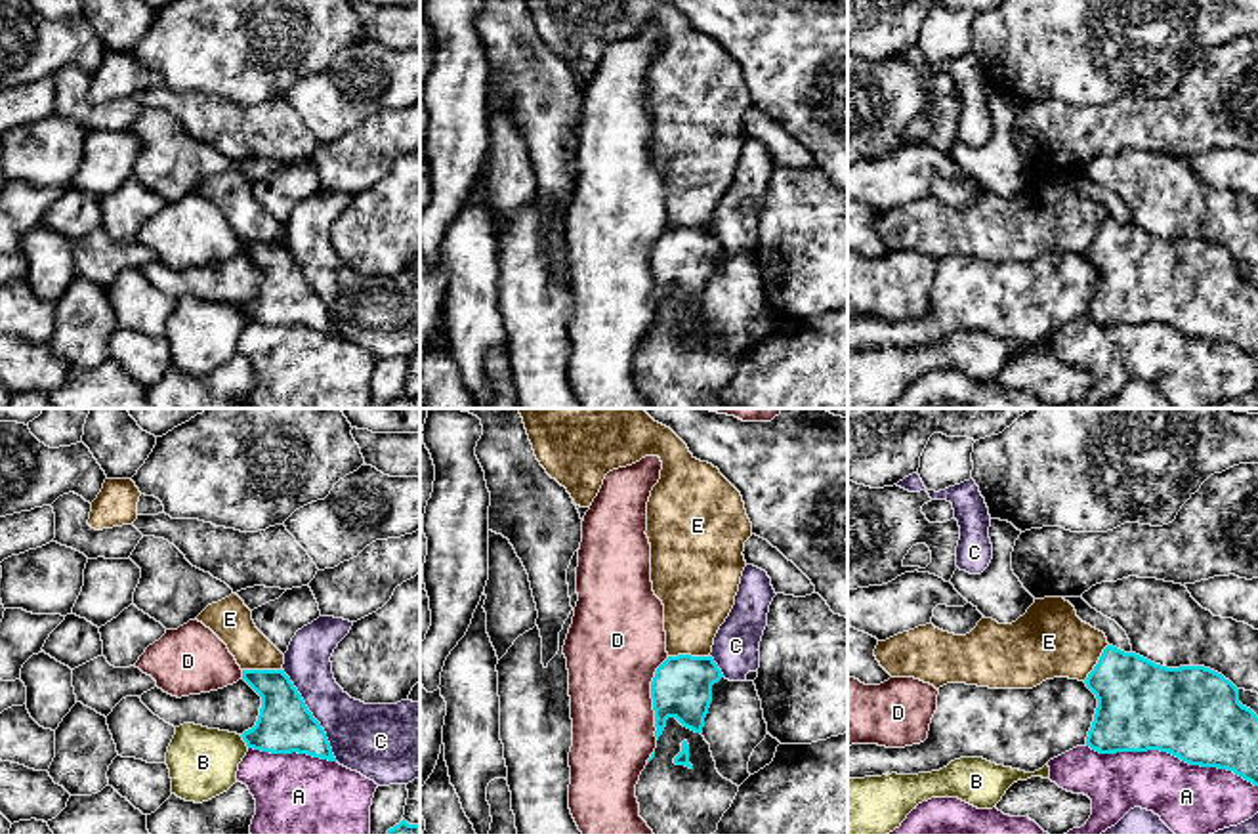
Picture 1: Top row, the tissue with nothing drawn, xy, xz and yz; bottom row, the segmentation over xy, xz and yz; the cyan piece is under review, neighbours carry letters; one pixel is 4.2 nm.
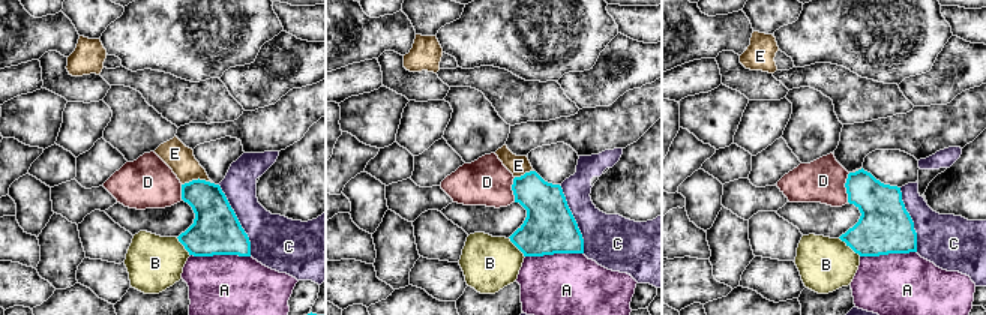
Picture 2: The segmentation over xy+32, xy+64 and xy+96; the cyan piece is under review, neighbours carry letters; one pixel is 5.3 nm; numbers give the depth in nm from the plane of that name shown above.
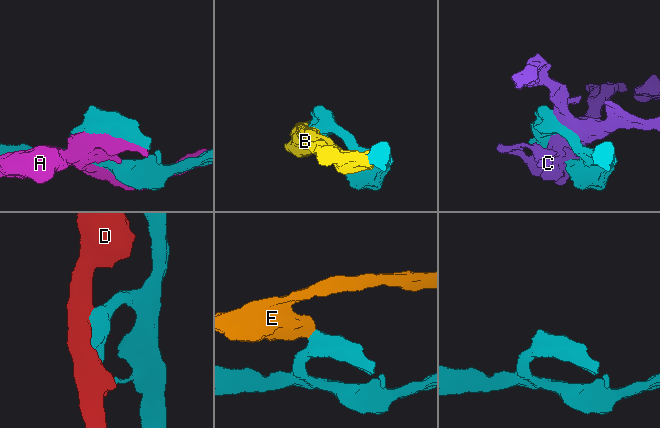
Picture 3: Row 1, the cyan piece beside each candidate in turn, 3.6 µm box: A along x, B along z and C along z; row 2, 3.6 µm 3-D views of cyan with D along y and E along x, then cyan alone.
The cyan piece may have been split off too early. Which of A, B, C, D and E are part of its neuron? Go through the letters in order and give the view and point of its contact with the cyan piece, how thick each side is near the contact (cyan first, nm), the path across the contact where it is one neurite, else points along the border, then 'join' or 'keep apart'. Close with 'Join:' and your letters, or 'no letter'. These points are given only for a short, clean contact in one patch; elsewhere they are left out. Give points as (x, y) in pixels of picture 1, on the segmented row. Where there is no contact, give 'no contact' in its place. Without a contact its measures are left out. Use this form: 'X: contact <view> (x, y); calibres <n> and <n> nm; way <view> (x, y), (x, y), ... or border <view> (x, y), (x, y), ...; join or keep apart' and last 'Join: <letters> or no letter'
A: contact yz (1171, 752); calibres 400 and 280 nm; keep apart
B: contact xy (243, 739); calibres 240 and 300 nm; keep apart
C: contact xy (312, 714); calibres 240 and 280 nm; keep apart
D: contact xz (651, 697); calibres 260 and 400 nm; keep apart
E: contact xz (688, 655); calibres 260 and 300 nm; border xz (709, 655), (669, 657); keep apart
Join: no letter

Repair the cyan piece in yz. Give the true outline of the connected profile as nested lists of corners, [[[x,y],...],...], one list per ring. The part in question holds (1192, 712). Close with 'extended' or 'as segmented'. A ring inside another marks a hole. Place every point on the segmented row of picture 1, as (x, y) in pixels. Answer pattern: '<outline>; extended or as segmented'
[[[1107,645],[1084,679],[1098,708],[1086,746],[1100,754],[1168,752],[1189,765],[1233,771],[1258,786],[1258,716],[1239,702],[1239,689],[1205,666],[1166,668]]]; as segmented

